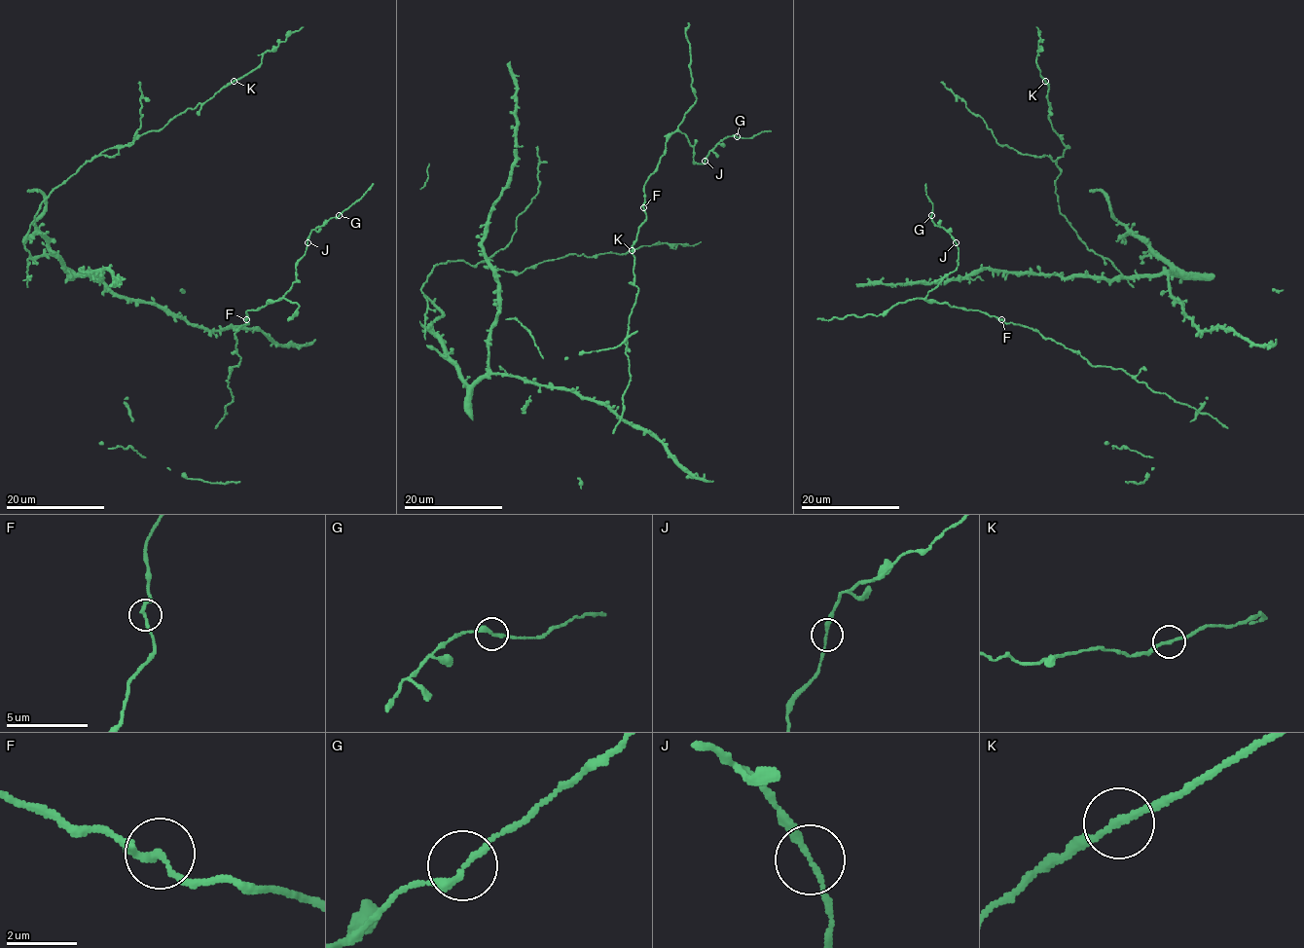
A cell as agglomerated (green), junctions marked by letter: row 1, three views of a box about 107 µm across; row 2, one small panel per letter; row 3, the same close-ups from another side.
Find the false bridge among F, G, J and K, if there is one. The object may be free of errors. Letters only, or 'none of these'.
none of these

